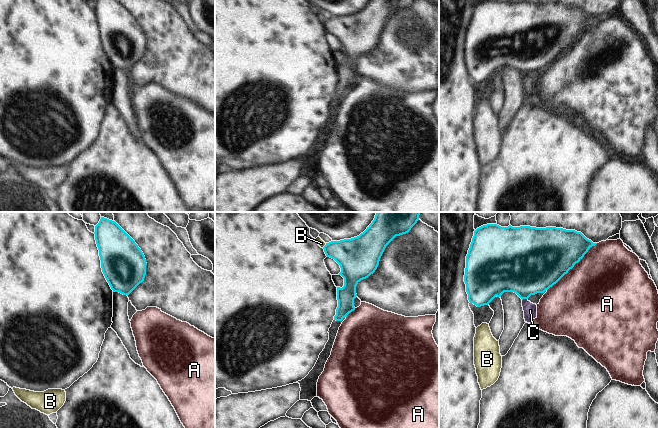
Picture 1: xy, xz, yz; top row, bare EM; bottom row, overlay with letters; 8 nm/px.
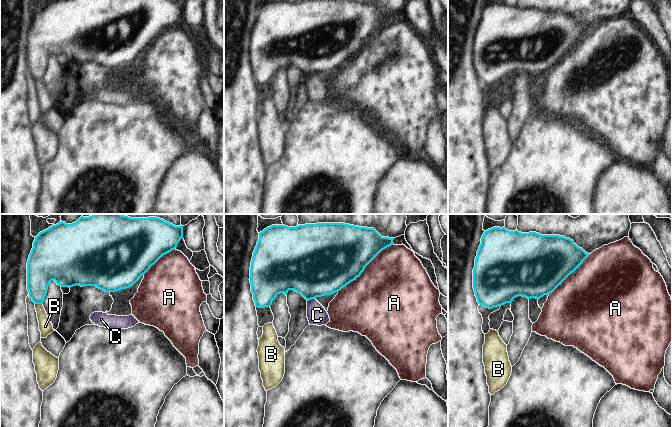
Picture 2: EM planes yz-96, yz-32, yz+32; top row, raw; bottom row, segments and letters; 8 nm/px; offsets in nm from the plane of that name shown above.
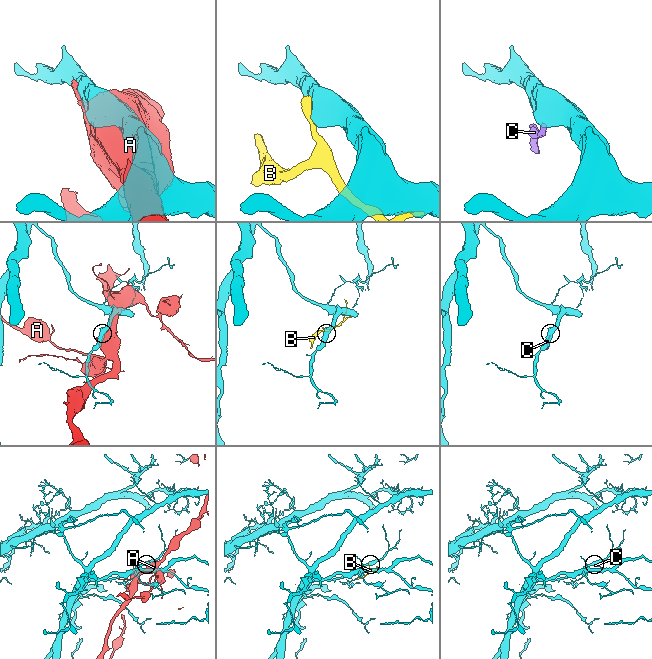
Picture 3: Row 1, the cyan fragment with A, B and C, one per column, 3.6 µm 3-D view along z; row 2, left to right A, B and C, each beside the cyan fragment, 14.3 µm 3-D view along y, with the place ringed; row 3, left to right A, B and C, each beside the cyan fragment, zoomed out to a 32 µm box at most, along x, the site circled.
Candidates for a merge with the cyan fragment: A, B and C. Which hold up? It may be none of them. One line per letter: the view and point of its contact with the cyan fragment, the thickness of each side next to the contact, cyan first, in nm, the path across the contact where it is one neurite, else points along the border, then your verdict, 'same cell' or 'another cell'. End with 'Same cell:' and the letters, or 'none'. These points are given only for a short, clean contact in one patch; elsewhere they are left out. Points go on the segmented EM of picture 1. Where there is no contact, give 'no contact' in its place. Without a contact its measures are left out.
A: meets cyan in yz at (572, 267); 460 nm thick on the cyan side, 500 nm on the other; another cell
B: meets cyan in xz at (325, 245); 280 nm thick on the cyan side, 60 nm on the other; border along xz (326, 243), (322, 247); another cell
C: meets cyan in yz at (524, 298); 460 nm thick on the cyan side, 110 nm on the other; border along yz (527, 298), (522, 300); another cell
Same cell: none

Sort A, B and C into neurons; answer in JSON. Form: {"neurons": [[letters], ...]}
{"neurons": [["A"], ["B"], ["C"]]}

